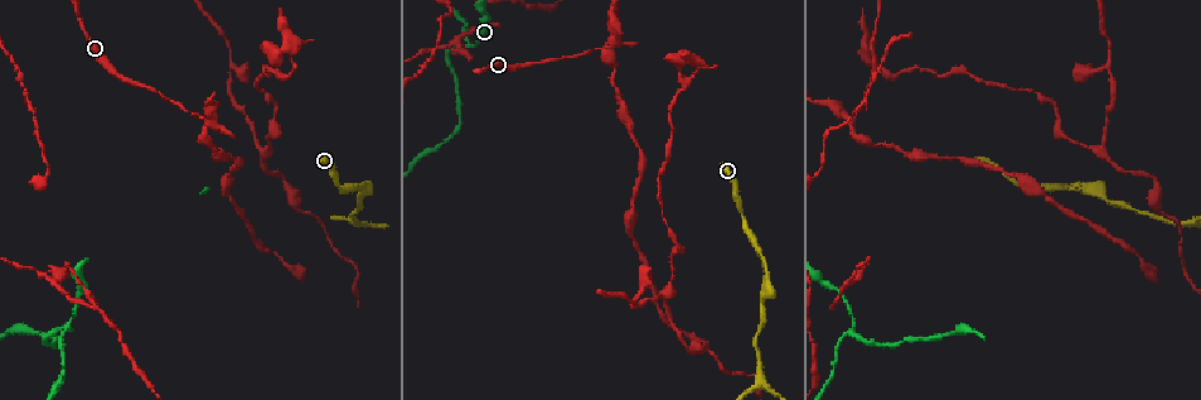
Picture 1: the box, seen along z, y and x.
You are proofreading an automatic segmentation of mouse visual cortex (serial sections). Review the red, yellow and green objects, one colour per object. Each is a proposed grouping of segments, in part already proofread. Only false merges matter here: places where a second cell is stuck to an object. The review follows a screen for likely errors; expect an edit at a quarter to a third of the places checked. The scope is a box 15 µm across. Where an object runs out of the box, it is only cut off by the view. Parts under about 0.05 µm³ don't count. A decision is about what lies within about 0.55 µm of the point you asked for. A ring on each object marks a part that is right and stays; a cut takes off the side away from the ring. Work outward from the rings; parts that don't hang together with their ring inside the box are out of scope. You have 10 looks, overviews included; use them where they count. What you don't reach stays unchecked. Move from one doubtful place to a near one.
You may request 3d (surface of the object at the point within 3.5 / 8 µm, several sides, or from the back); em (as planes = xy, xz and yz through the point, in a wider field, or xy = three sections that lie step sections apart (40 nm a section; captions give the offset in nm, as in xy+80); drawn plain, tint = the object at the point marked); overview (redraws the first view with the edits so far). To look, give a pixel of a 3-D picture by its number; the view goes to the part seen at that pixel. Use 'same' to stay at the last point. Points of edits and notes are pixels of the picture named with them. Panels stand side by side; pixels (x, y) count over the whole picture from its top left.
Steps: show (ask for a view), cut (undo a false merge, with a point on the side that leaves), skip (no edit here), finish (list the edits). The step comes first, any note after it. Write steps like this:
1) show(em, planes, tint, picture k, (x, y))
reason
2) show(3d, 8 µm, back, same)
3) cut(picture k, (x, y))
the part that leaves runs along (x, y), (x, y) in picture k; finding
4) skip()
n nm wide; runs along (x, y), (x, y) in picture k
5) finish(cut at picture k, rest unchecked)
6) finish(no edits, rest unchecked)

show(3d, 8 µm, back, picture 1, (66, 331))
calibre changes

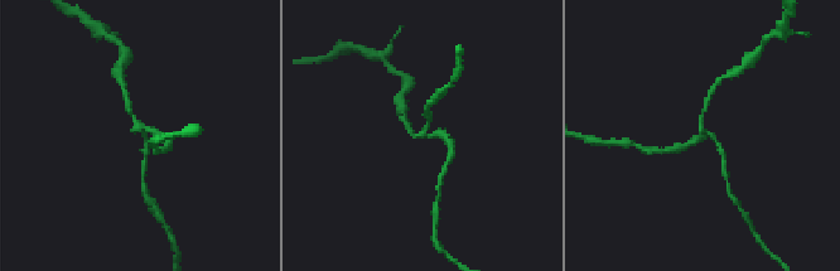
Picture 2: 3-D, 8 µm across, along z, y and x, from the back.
show(em, xy, step 5, tint, picture 2, (701, 127))
need the tissue

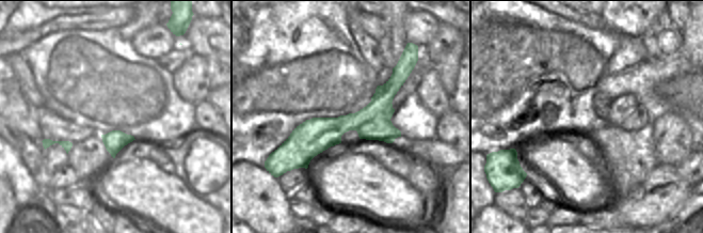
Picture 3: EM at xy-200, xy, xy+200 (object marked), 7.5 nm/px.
cut(picture 2, (146, 145))
border along (392, 104), (354, 129) in picture 3; a second cell is stuck on

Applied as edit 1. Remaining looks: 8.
show(3d, 3.5 µm, back, picture 1, (852, 121))
three-way junction

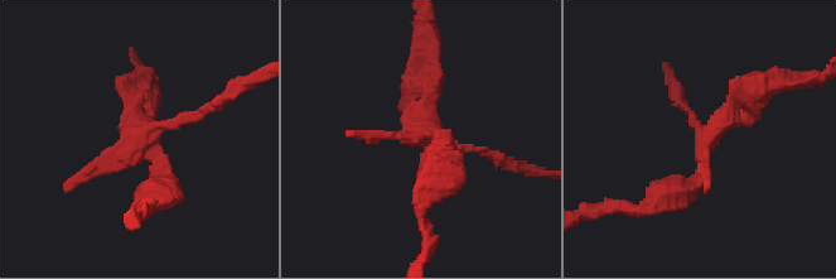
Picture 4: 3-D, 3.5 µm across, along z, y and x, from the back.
show(em, planes, plain, picture 4, (702, 135))
now the EM

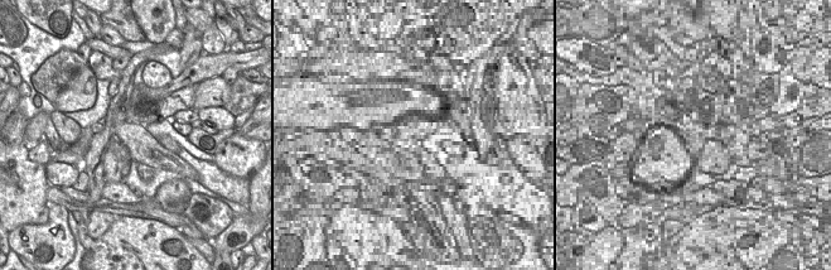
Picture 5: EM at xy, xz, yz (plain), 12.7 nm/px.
show(em, planes, tint, same)
where the object lies

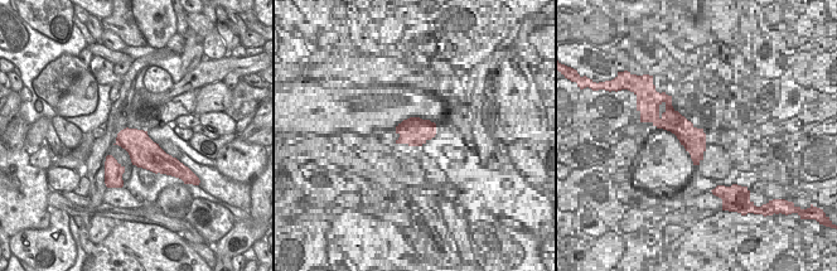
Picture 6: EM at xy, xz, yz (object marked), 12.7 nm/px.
cut(picture 4, (148, 100))
the part that leaves runs along (156, 147), (164, 184), (134, 208) in picture 4; a second cell is stuck on

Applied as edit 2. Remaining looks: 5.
show(3d, 8 µm, picture 1, (764, 275))
branch point

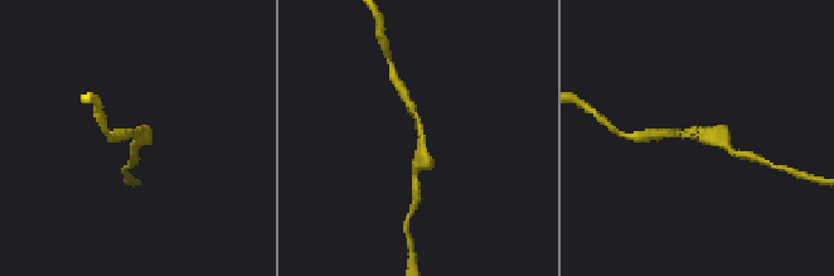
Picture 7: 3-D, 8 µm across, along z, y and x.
show(em, planes, tint, picture 7, (419, 143))

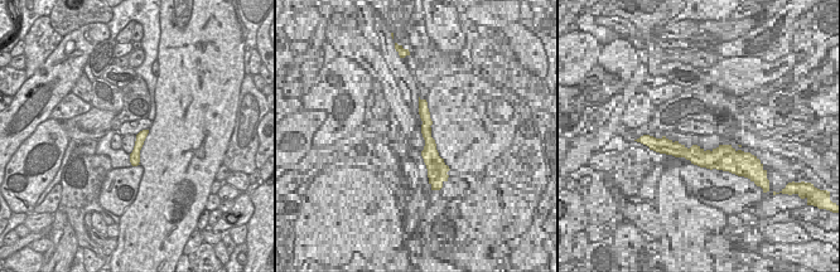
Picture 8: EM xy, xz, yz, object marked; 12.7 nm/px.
skip()
runs along (670, 132), (703, 132), (732, 153) in picture 7; all the same cell

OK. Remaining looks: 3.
show(3d, 8 µm, picture 1, (1186, 224))
branch point

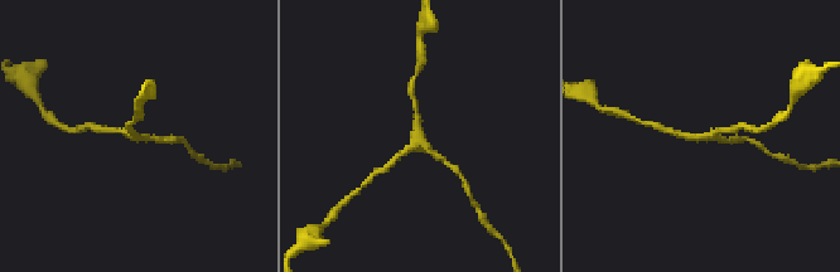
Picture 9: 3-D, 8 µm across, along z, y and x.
show(3d, 3.5 µm, picture 9, (141, 137))
zoom in

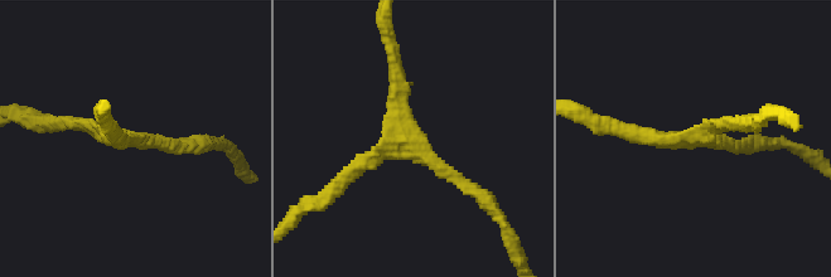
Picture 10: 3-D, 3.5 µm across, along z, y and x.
show(em, xy, step 5, tint, picture 10, (690, 137))

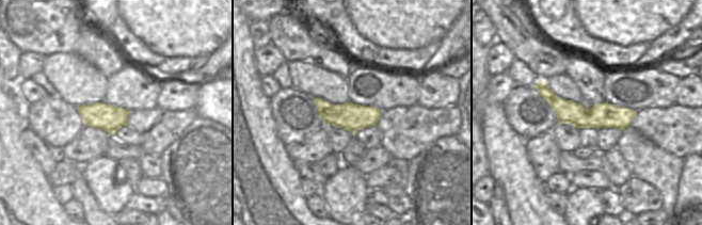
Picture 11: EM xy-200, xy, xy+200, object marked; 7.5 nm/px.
skip()
3 arms; runs along (539, 84), (577, 115), (633, 113) in picture 11; continuous, no second cell

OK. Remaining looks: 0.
finish(cut at picture 2, cut at picture 4, rest unchecked)

